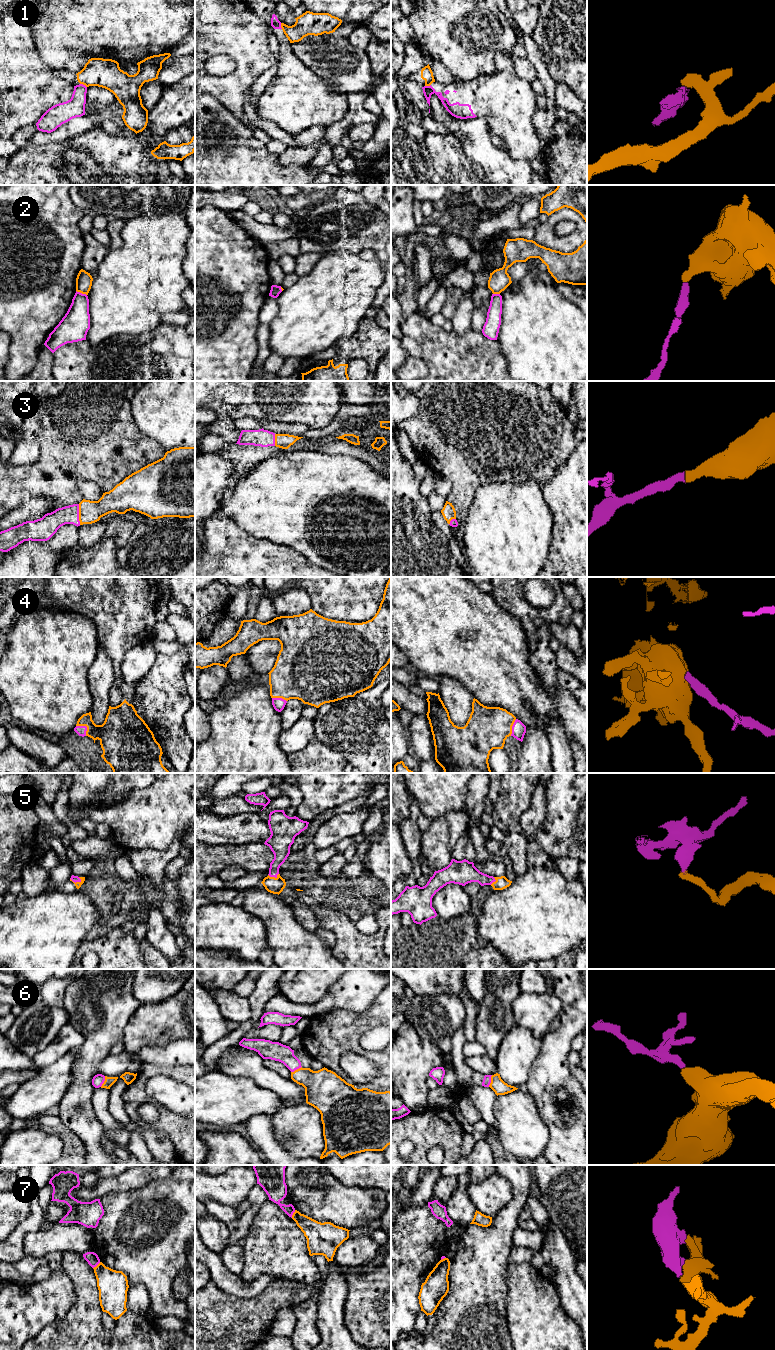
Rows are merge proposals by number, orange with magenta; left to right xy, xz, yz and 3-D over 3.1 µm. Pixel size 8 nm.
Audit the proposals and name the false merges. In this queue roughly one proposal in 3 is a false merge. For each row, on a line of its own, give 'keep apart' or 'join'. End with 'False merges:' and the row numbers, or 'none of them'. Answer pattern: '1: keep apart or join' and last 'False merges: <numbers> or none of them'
1: keep apart
2: keep apart
3: join
4: join
5: join
6: join
7: keep apart
False merges: 1, 2, 7

